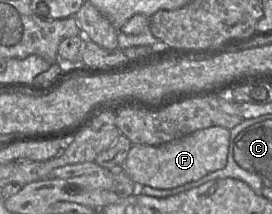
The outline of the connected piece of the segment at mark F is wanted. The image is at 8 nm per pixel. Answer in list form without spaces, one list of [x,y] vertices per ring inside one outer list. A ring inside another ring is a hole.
[[[212,126],[159,146],[132,145],[122,169],[138,186],[171,189],[223,169],[227,164],[229,145],[230,130]]]

